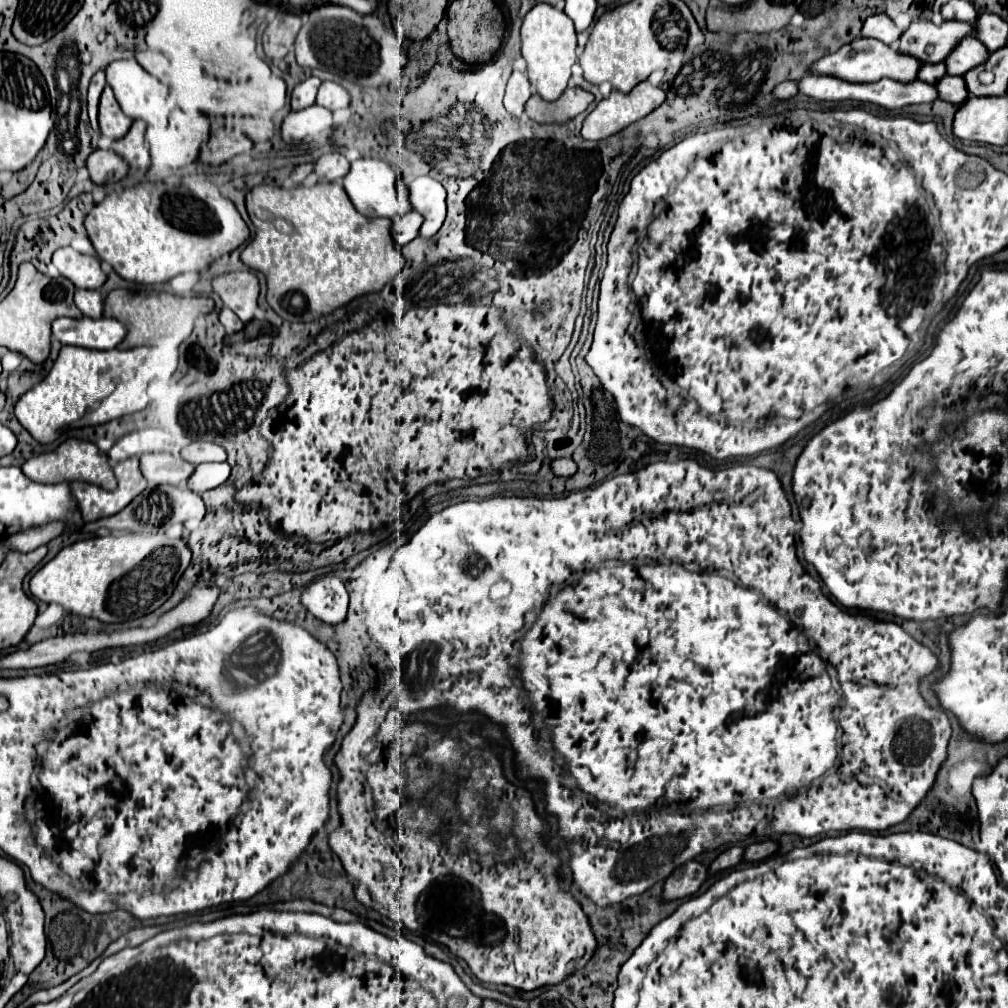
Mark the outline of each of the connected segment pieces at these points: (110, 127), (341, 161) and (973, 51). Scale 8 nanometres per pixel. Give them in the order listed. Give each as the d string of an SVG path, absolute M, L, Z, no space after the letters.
M105 86L103 94L101 94L101 102L99 102L101 134L117 140L117 138L123 138L123 134L127 134L131 124L133 124L133 120L123 114L123 110L117 104L113 90L109 86Z
M339 152L323 154L315 162L315 174L319 176L321 182L335 182L337 178L343 178L347 172L349 172L349 162Z
M965 36L953 52L945 58L947 74L951 76L963 76L967 70L979 66L983 60L987 60L989 52L983 48L983 44L975 36Z

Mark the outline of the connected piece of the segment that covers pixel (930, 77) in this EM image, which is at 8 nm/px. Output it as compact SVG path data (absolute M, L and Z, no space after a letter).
M943 62L939 64L923 64L917 72L917 80L923 80L927 84L935 84L937 80L941 80L945 74L945 68L943 68Z

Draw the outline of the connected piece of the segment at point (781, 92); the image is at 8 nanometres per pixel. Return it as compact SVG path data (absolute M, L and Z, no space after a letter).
M783 82L779 88L775 88L773 90L773 98L775 100L789 100L789 98L793 98L797 94L797 88L795 88L795 82Z

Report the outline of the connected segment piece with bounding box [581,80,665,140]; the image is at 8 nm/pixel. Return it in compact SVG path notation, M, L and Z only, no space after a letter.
M647 80L637 84L629 94L613 90L609 98L601 100L597 108L583 122L583 138L603 140L629 124L645 118L657 106L665 102L665 92L651 86Z

